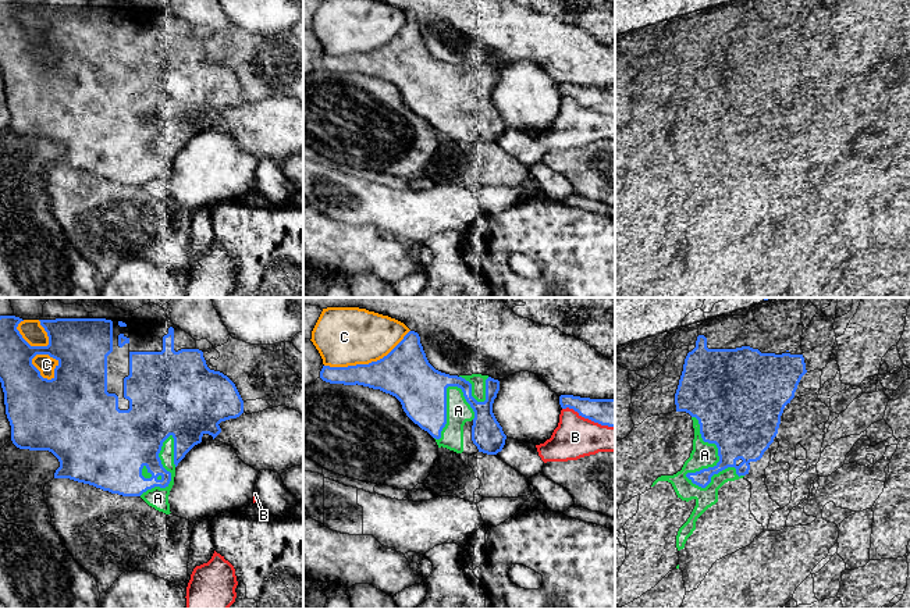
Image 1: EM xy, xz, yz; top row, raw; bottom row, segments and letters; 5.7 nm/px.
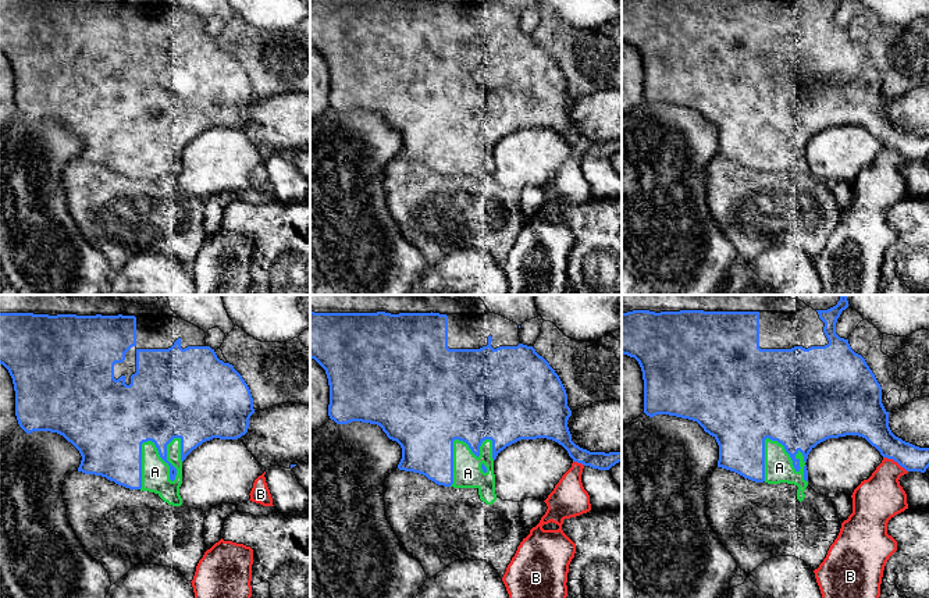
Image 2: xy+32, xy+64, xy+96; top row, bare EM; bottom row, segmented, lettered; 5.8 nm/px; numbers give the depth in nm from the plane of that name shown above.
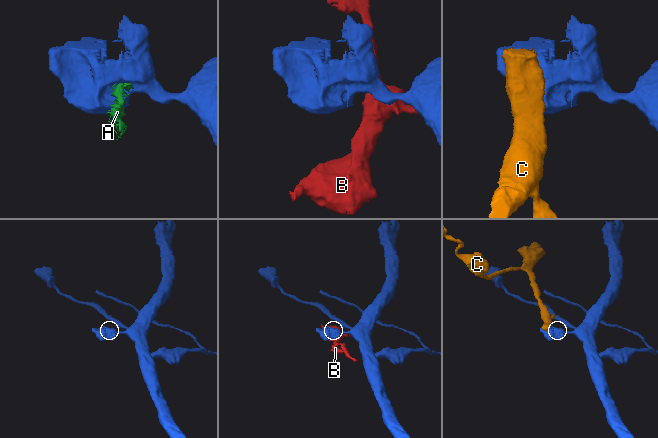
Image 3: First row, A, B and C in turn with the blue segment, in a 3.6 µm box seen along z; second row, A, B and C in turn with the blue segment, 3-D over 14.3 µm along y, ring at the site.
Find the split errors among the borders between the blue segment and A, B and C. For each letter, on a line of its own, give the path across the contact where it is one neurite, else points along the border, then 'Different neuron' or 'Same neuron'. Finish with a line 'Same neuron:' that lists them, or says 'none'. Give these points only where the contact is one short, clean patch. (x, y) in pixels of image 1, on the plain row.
A: Same neuron
B: Different neuron
C: Different neuron
Same neuron: A

